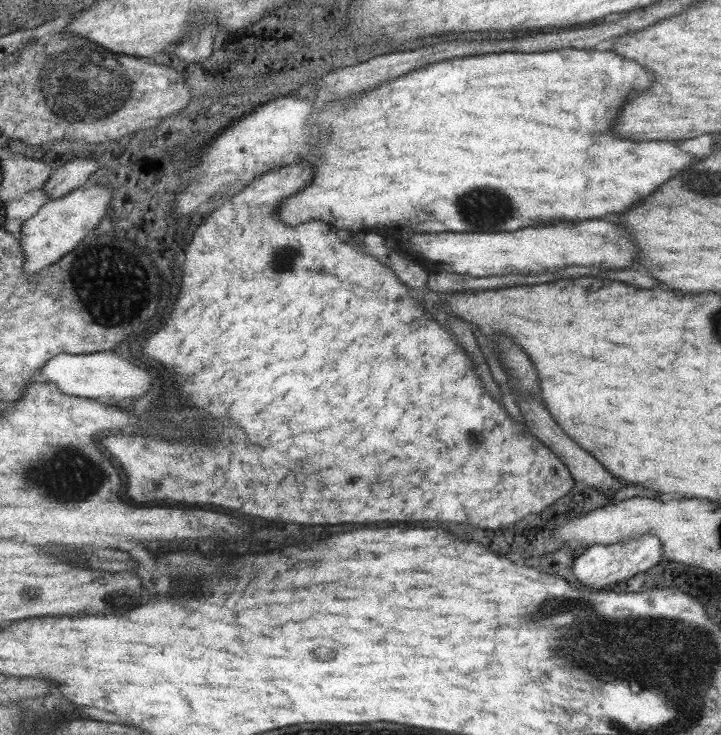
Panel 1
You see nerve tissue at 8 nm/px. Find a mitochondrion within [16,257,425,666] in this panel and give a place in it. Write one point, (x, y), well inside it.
(63, 475)

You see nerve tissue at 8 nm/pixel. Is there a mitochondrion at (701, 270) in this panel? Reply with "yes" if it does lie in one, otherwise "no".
no

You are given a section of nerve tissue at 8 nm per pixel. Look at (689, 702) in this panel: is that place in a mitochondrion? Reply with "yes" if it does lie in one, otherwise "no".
yes

